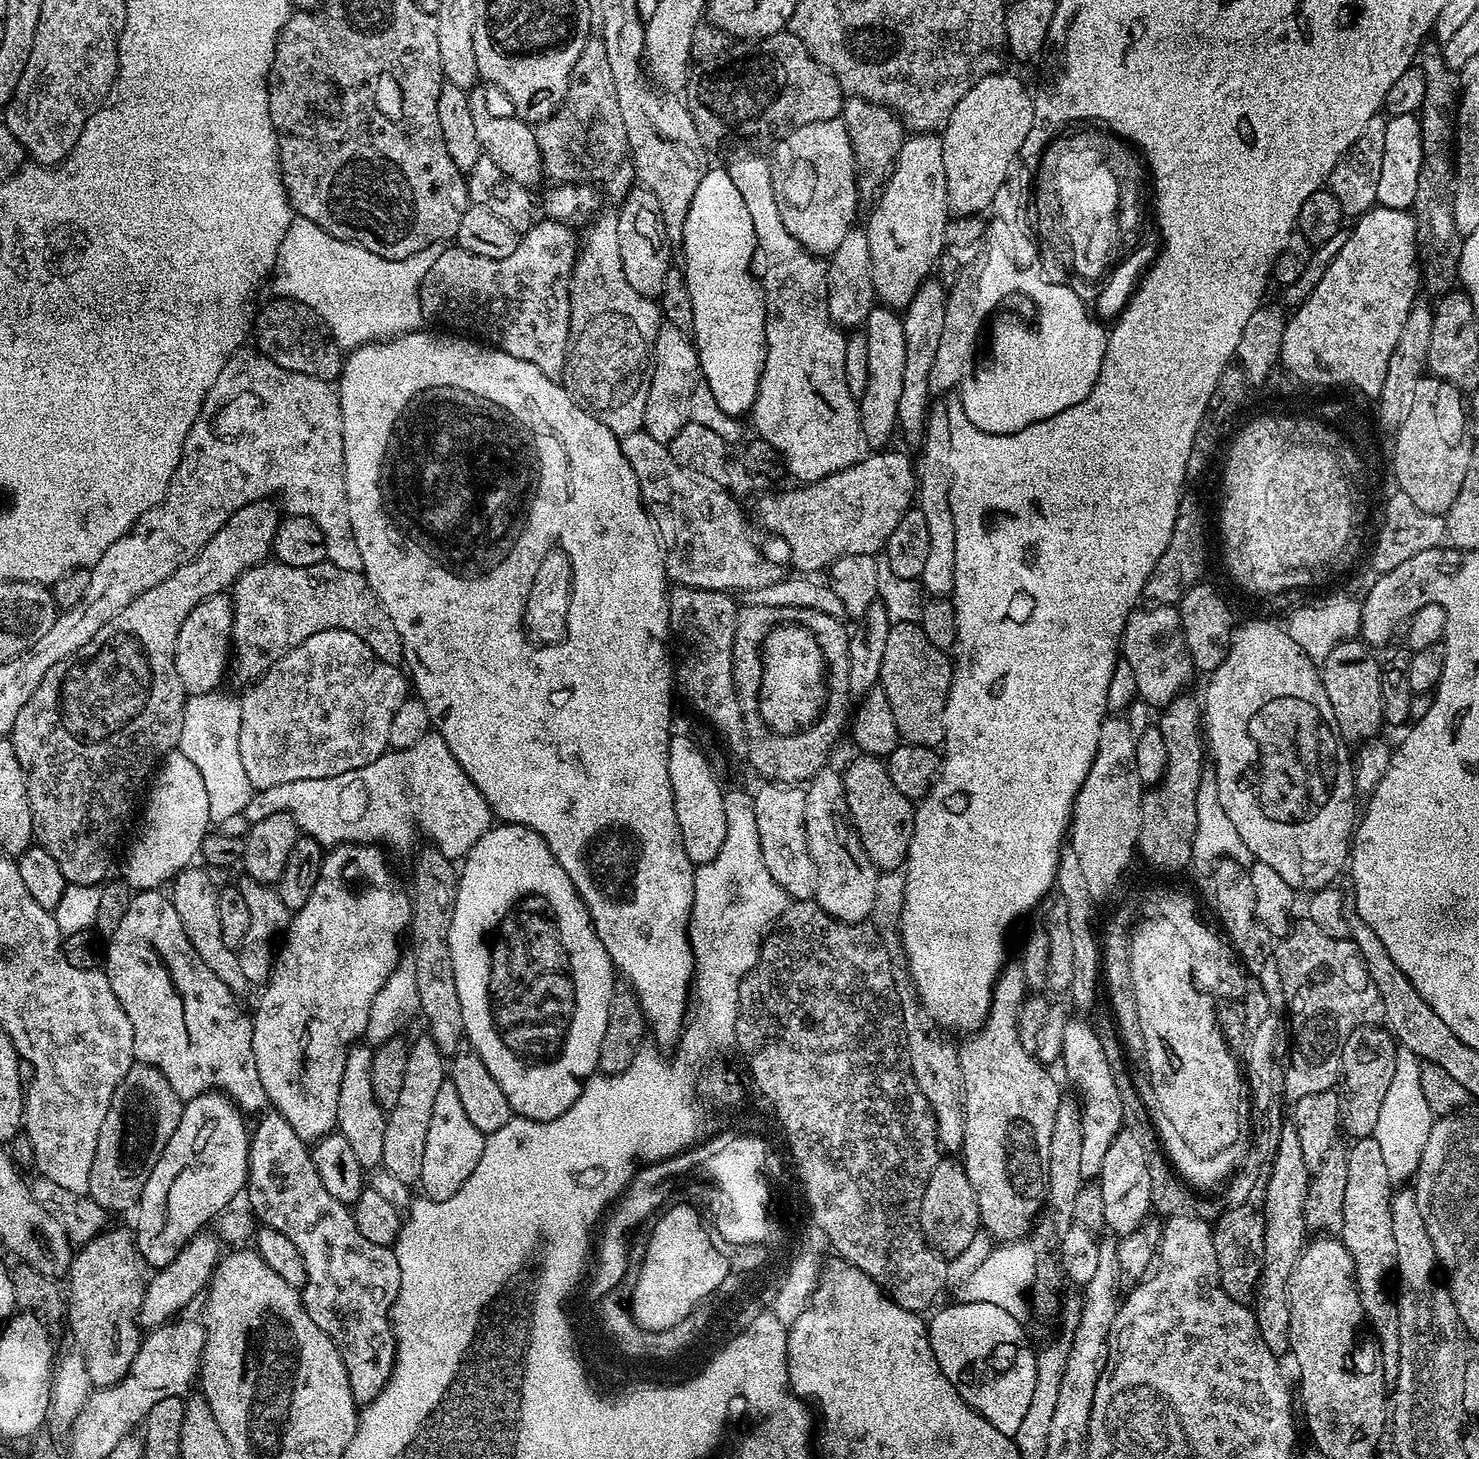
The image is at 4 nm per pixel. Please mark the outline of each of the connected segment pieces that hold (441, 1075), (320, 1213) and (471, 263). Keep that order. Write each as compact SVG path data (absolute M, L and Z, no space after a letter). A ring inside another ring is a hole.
M421 1034L408 1048L406 1074L402 1078L402 1094L387 1113L384 1125L386 1138L382 1141L380 1164L394 1178L412 1186L422 1174L422 1154L426 1154L426 1133L430 1130L430 1114L434 1111L434 1098L446 1079L446 1058L438 1050L431 1036Z
M268 1110L257 1122L256 1128L254 1124L250 1136L247 1196L247 1207L263 1227L286 1234L286 1238L298 1246L298 1254L302 1254L302 1262L306 1262L306 1282L302 1289L306 1312L314 1318L318 1328L335 1342L342 1354L342 1362L350 1378L350 1390L357 1405L369 1404L388 1384L392 1368L396 1365L396 1338L392 1335L390 1319L396 1295L400 1292L400 1271L395 1251L378 1246L378 1242L370 1242L362 1235L352 1217L352 1208L338 1202L334 1194L329 1194L326 1186L322 1186L309 1145L294 1134L290 1122L286 1122L286 1118L275 1110Z
M547 218L533 223L529 232L523 233L517 239L514 254L510 254L501 260L491 260L490 258L482 258L470 254L459 246L448 246L440 251L438 259L435 260L434 266L430 266L430 270L426 270L426 278L422 278L422 286L420 287L420 309L424 315L425 321L429 325L441 324L441 329L451 330L456 334L467 334L469 337L475 338L477 341L483 342L485 345L493 348L500 348L506 354L510 354L522 362L528 362L530 366L538 366L538 370L542 370L542 374L553 378L559 377L564 370L564 357L568 355L568 331L570 330L570 286L572 285L572 271L576 265L578 255L578 236L571 232L569 225L564 222L557 222Z

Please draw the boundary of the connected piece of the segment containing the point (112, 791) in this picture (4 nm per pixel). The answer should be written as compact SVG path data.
M271 499L242 506L186 566L178 566L170 578L162 578L158 586L138 594L86 646L50 666L38 690L30 694L30 702L18 710L10 739L28 787L32 835L35 843L58 862L69 884L100 886L109 879L116 847L132 811L137 811L138 801L145 795L158 765L179 745L186 693L174 666L174 646L186 614L198 602L227 593L247 568L265 563L281 519L281 509Z

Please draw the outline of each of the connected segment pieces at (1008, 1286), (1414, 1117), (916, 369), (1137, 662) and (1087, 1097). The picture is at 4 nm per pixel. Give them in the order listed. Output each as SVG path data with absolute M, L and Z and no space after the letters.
M987 1231L976 1232L966 1250L947 1261L946 1281L949 1285L961 1283L955 1296L961 1304L991 1302L993 1306L1002 1306L1002 1310L1006 1310L1006 1314L1010 1314L1015 1320L1027 1321L1027 1316L1030 1316L1029 1292L1035 1276L1031 1242L1028 1238L1021 1238L1001 1243L993 1252L992 1247L994 1241Z
M1399 1049L1394 1064L1394 1078L1390 1081L1390 1088L1382 1101L1382 1110L1379 1111L1378 1124L1372 1132L1386 1161L1386 1174L1390 1174L1396 1186L1411 1181L1416 1175L1434 1121L1430 1106L1426 1106L1426 1097L1422 1094L1421 1063L1420 1057L1415 1056L1410 1049Z
M929 278L902 312L906 334L906 366L902 373L902 394L898 397L896 422L899 431L904 431L905 438L916 445L921 443L924 428L928 425L928 400L933 399L930 370L934 370L934 358L938 358L938 341L942 338L942 326L946 326L947 309L948 292L945 285L939 279Z
M1171 604L1147 607L1133 612L1126 622L1122 659L1128 663L1130 670L1134 670L1134 679L1138 681L1137 697L1153 709L1160 710L1187 689L1184 687L1194 676L1194 669L1184 632L1180 628L1179 611Z
M1070 1018L1066 1022L1065 1034L1062 1037L1062 1065L1068 1080L1074 1087L1084 1092L1080 1117L1082 1118L1082 1174L1086 1178L1099 1177L1102 1162L1106 1158L1110 1142L1123 1127L1121 1096L1114 1086L1110 1065L1102 1050L1098 1035L1087 1019Z

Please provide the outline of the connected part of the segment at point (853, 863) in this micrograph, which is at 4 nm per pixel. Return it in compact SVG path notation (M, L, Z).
M825 766L807 781L806 791L806 842L810 846L810 858L814 858L818 870L818 886L814 897L817 904L826 910L835 920L847 924L865 923L872 915L874 898L876 897L876 878L878 870L870 862L866 850L852 824L850 810L846 806L844 797L844 778L839 771L835 772L832 766Z

